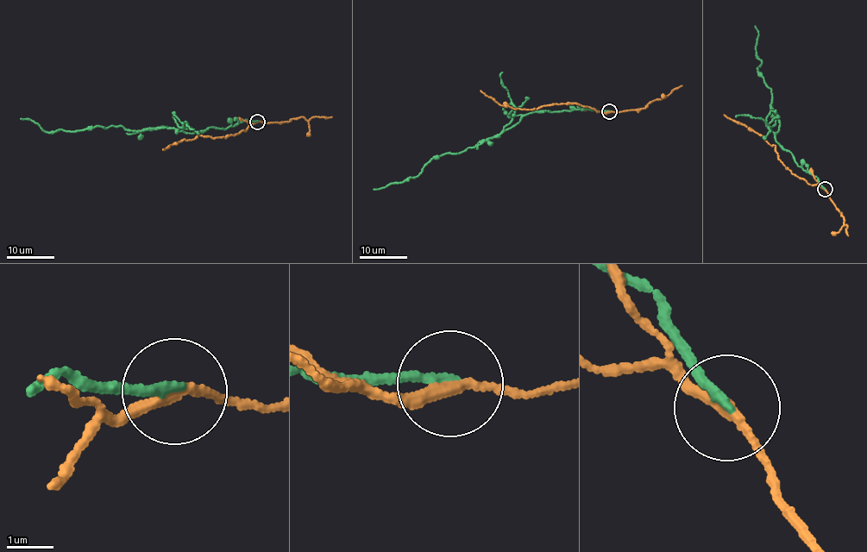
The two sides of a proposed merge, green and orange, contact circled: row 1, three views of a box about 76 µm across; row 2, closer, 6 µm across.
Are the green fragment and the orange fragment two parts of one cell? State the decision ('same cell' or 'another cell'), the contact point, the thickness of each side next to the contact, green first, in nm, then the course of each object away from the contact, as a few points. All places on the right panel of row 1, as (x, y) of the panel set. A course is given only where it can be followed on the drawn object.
another cell | (825, 189) | 200/240 nm | green via (825, 189), (775, 140), (780, 123), (770, 107), (771, 90), (757, 72), (762, 61), (756, 54), (754, 26) | orange via (825, 189), (790, 172), (775, 151), (775, 145), (770, 145), (760, 134), (724, 115)

